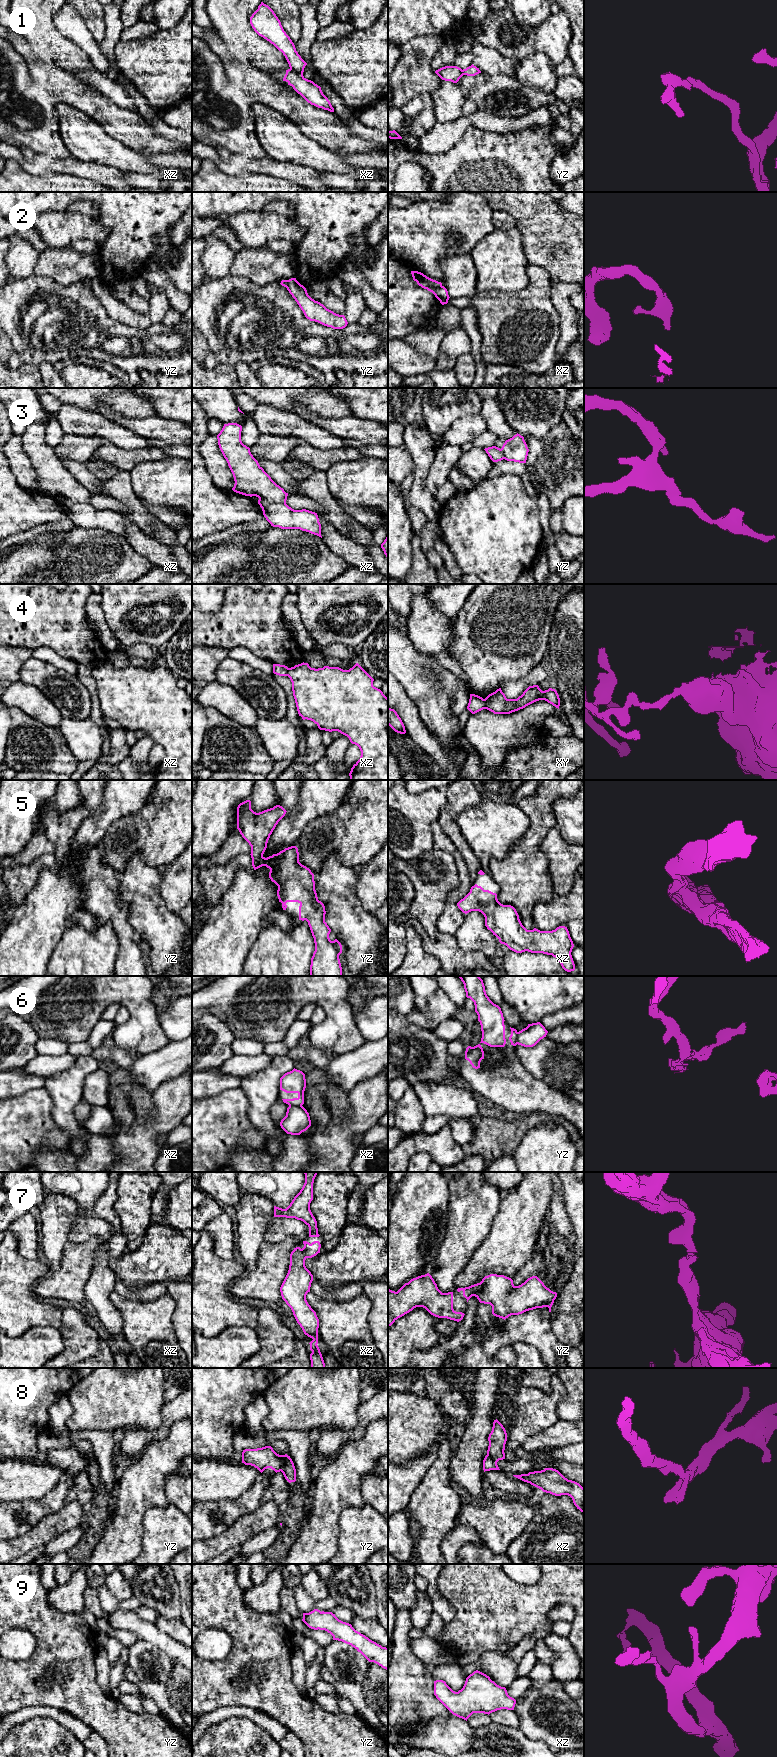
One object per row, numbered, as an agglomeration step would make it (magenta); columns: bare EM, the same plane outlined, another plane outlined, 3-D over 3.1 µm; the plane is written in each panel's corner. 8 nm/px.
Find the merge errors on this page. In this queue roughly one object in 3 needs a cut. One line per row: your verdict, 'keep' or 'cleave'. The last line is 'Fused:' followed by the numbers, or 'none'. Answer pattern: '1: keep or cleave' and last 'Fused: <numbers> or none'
1: cleave
2: cleave
3: cleave
4: cleave
5: keep
6: cleave
7: keep
8: cleave
9: keep
Fused: 1, 2, 3, 4, 6, 8

